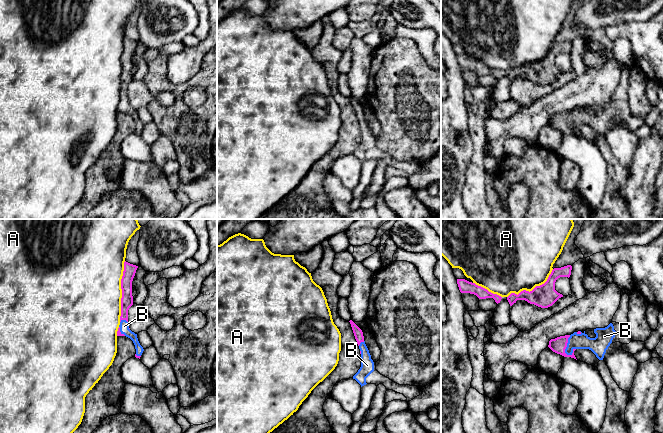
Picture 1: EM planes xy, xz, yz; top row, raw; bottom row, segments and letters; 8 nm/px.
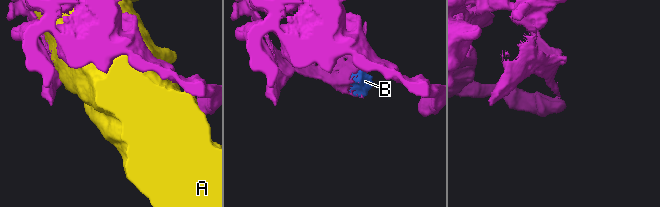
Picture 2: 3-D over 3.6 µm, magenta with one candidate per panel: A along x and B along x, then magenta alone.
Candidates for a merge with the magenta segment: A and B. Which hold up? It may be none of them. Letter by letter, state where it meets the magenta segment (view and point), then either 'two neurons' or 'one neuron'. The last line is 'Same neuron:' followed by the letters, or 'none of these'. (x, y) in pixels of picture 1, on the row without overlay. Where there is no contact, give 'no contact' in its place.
A: xy (122, 67) | two neurons
B: yz (566, 121) | one neuron
Same neuron: B

